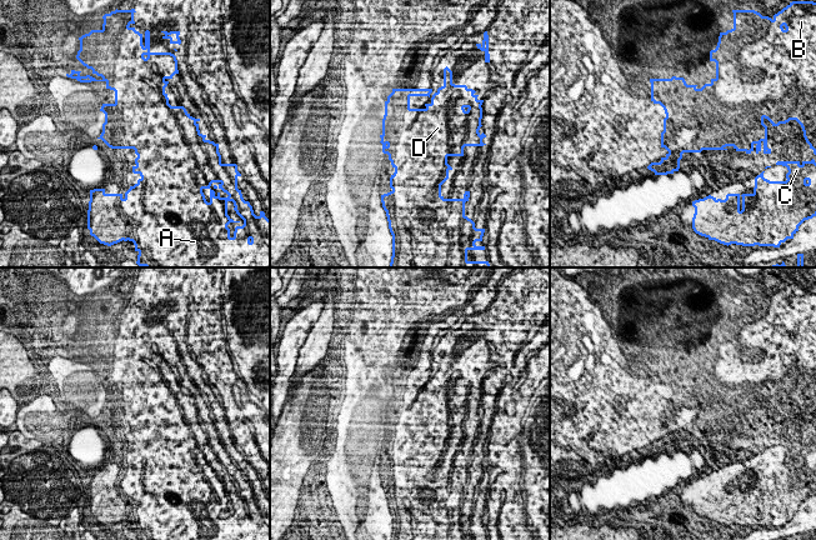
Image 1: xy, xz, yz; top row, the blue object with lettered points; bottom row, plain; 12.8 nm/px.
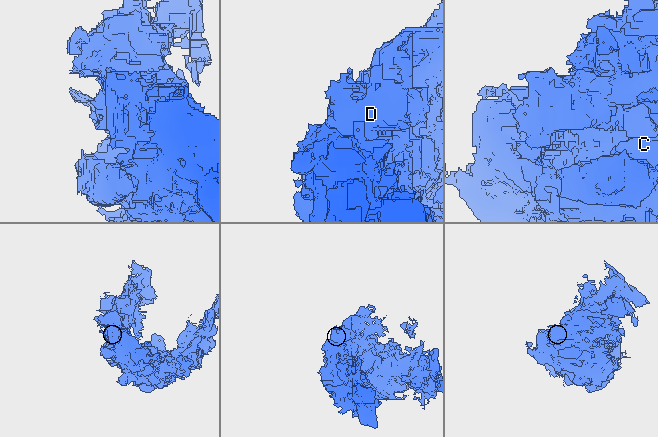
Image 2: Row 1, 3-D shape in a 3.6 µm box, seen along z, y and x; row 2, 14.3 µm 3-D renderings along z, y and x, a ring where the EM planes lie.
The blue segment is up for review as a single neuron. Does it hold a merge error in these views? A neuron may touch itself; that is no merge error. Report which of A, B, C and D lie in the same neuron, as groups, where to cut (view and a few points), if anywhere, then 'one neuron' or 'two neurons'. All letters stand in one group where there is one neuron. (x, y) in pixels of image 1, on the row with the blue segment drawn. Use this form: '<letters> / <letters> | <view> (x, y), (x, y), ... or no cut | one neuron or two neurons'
A B C D | no cut | one neuron

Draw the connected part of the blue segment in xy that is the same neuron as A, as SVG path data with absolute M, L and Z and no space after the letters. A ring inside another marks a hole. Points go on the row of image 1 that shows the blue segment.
M135 9L131 10L115 10L111 11L110 14L105 14L102 16L104 19L104 24L102 24L102 29L101 30L91 30L89 34L82 35L81 38L79 38L80 40L80 50L77 51L76 59L87 69L92 70L92 74L96 74L97 76L101 76L101 80L96 80L95 78L86 75L86 76L81 76L80 72L81 71L75 71L71 70L71 74L66 74L67 78L71 79L76 79L80 82L91 82L91 81L105 81L106 82L106 89L114 90L115 91L115 102L114 104L102 104L100 111L102 111L105 114L105 122L102 124L102 132L97 139L101 139L109 148L111 149L134 149L135 154L137 155L137 158L135 159L135 166L132 166L132 172L134 174L139 174L141 178L137 180L137 182L134 186L130 186L130 189L122 195L122 194L106 194L105 189L94 189L90 190L90 201L89 201L89 210L87 210L87 229L90 230L90 235L94 236L100 244L111 246L114 244L117 244L120 241L132 241L135 245L135 251L139 252L137 255L137 261L136 264L139 266L145 266L145 268L270 268L270 220L265 216L264 211L260 211L260 215L256 216L254 214L252 206L250 205L249 201L245 201L241 194L241 190L237 189L237 178L241 176L241 174L237 171L237 165L236 164L222 164L221 162L221 155L219 152L219 144L215 144L214 141L206 140L206 135L202 135L199 130L199 121L200 119L195 119L192 118L184 106L171 106L169 104L169 98L167 94L165 92L165 88L169 84L169 79L172 79L172 76L175 74L179 74L177 70L177 60L176 56L171 52L151 52L150 51L150 31L146 30L145 34L140 34L139 31L135 30L135 28L131 28L131 24L135 24L134 21L134 14L135 14ZM232 201L234 202L234 210L236 211L236 214L244 220L244 225L242 226L236 226L235 231L234 231L234 236L230 236L230 229L227 228L227 225L230 222L240 222L240 221L234 221L229 215L227 215L227 202Z

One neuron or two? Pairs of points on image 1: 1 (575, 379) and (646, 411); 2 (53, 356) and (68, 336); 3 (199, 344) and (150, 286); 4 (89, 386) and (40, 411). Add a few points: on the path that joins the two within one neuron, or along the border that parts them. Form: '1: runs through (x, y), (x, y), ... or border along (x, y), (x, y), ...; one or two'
1: border along (647, 379), (630, 391), (629, 413), (650, 430); two
2: border along (61, 348), (66, 353); two
3: runs through (204, 318), (204, 293), (191, 280), (176, 280); one
4: border along (30, 401), (43, 394), (48, 394), (55, 403); two

